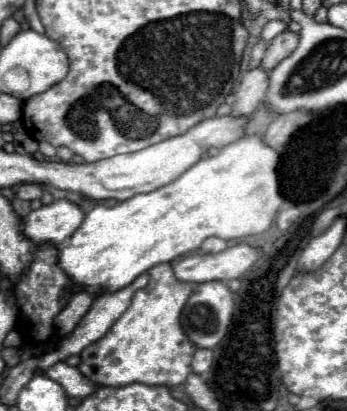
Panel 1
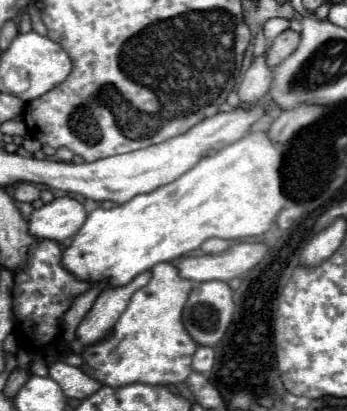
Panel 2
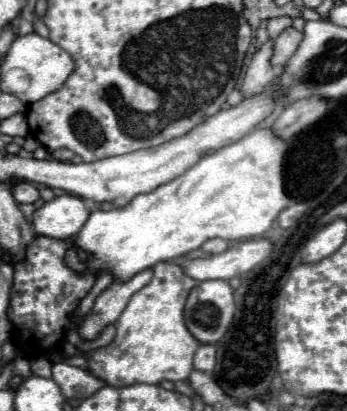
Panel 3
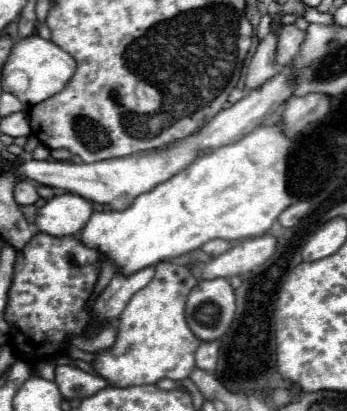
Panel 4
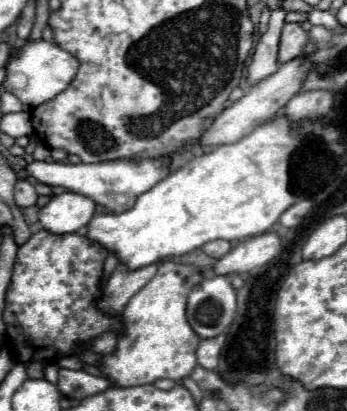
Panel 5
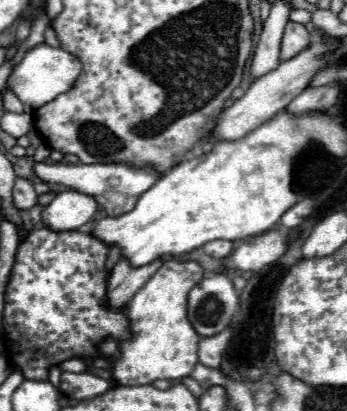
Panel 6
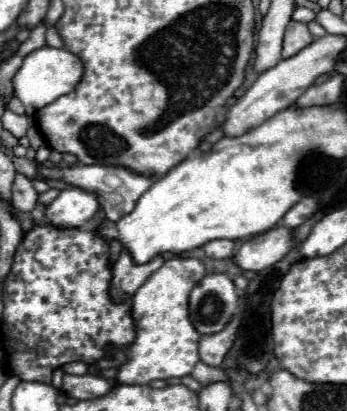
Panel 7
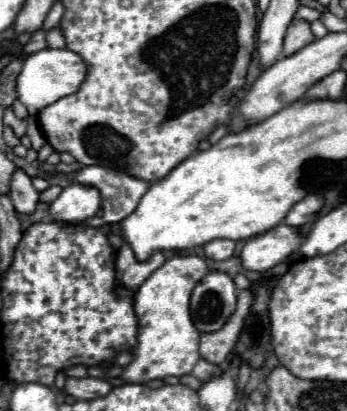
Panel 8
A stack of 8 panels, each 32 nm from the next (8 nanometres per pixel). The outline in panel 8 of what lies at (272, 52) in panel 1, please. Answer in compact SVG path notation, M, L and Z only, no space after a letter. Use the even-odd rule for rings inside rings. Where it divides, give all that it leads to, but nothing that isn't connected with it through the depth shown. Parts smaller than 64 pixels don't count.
M292 20L288 30L286 30L286 36L284 36L282 56L292 56L294 52L304 48L312 40L314 40L314 34L310 32L310 24L304 22L304 20Z

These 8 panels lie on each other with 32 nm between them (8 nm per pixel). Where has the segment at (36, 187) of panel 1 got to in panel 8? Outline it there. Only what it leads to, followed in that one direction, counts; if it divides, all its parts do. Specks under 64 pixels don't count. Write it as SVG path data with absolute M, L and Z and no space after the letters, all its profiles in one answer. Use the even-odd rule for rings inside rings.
M22 170L14 172L12 188L10 188L10 200L14 204L14 210L20 214L32 214L38 204L38 190L32 186L30 176L26 176Z

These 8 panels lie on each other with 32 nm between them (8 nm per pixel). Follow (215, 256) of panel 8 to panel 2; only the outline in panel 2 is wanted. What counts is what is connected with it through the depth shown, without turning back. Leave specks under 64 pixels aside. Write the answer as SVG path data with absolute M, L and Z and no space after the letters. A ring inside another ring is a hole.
M210 238L202 244L202 252L204 254L218 254L218 252L224 252L224 248L228 248L228 240L222 240L222 238Z

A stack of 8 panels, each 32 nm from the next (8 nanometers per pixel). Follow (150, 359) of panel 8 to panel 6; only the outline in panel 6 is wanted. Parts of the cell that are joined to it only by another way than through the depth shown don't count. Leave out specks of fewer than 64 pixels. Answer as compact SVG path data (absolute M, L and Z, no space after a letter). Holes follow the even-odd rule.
M166 260L160 270L132 296L124 314L128 318L130 340L120 342L120 356L112 358L112 376L120 386L152 384L158 378L180 380L192 374L198 364L200 336L192 332L186 318L188 292L204 278L202 268L196 262Z

